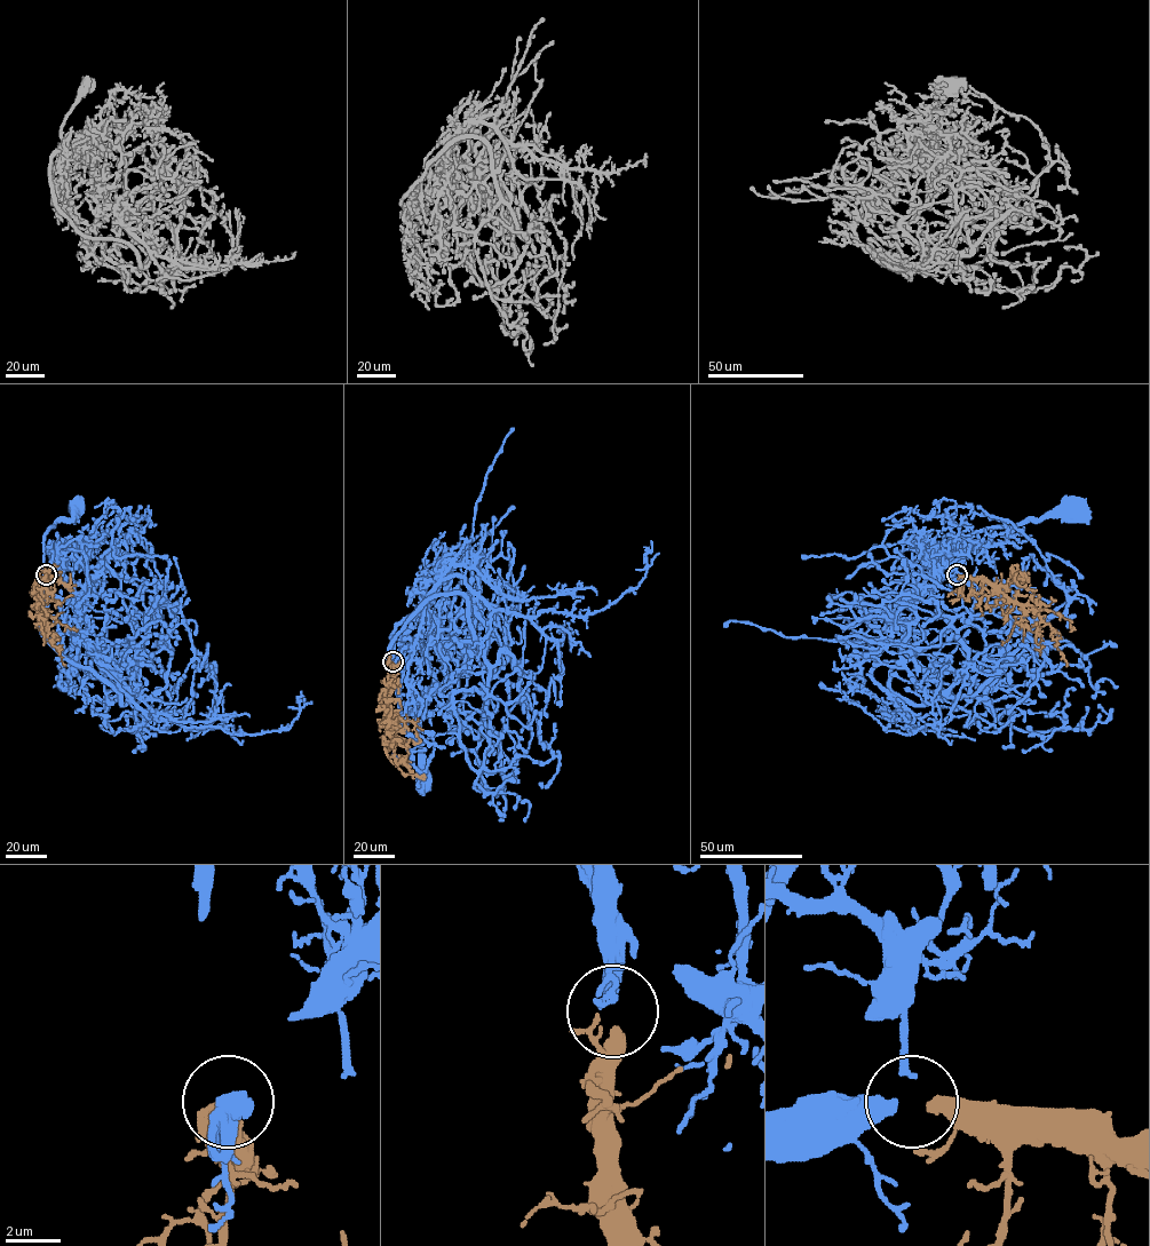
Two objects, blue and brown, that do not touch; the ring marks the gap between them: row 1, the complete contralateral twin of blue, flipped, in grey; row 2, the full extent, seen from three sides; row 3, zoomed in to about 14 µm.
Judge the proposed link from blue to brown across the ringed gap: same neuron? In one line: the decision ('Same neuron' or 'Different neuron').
Same neuron

